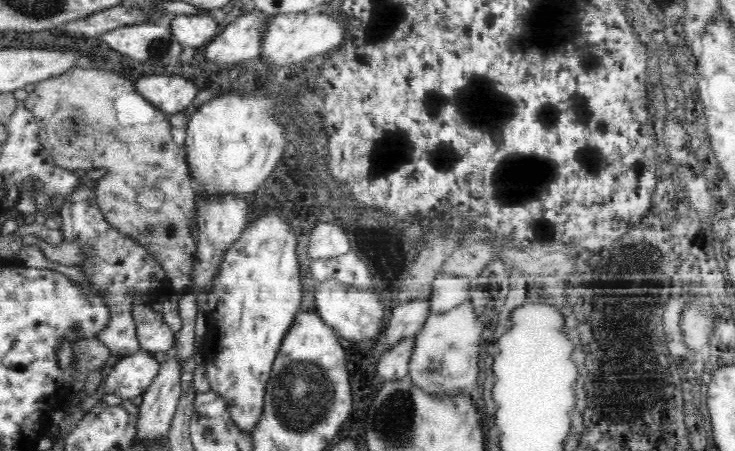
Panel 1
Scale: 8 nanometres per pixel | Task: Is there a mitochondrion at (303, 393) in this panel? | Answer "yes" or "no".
yes

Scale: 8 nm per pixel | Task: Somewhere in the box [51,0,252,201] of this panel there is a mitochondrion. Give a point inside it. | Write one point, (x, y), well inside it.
(157, 44)

